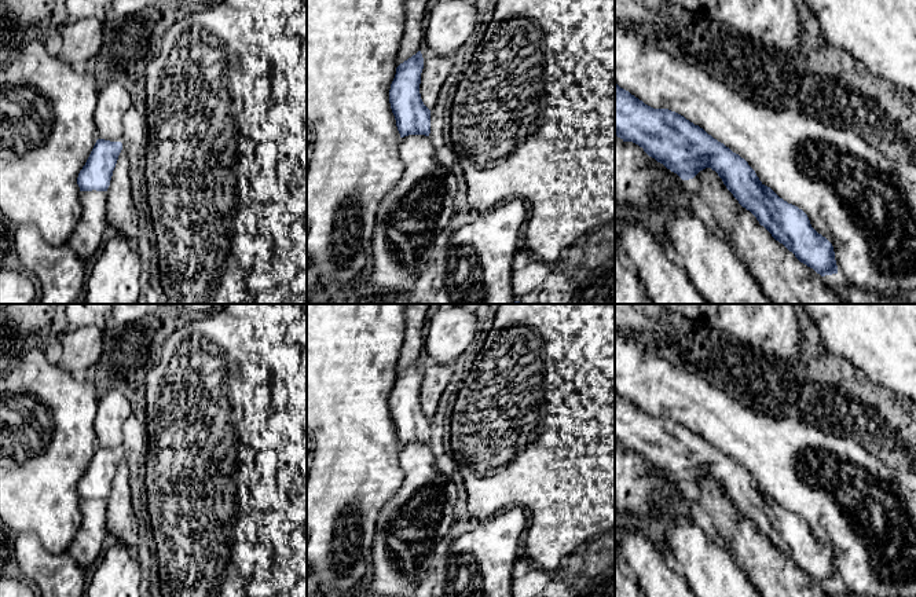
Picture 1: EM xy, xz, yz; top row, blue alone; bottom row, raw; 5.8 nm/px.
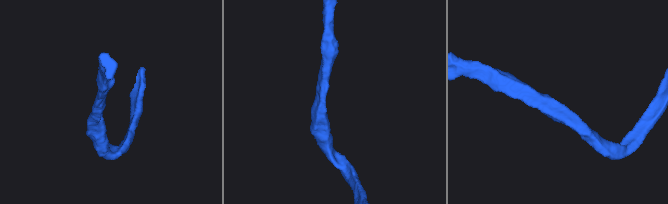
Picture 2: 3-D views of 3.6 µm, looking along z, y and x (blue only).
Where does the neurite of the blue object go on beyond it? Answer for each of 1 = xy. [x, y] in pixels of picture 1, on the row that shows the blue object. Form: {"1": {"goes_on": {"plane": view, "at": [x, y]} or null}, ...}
{"1": {"goes_on": null}}

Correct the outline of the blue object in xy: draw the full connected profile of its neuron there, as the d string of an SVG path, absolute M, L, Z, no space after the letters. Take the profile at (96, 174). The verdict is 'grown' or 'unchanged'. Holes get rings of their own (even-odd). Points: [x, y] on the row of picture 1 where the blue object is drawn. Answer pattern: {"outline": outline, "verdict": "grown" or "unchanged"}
{"outline": "M98 139L78 173L80 191L107 191L121 150L121 142Z", "verdict": "unchanged"}

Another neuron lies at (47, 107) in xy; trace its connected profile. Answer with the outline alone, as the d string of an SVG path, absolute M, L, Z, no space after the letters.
M40 40L28 43L19 51L18 56L7 67L0 70L0 212L17 227L26 223L34 224L44 241L52 246L61 246L66 243L83 215L83 206L80 204L81 191L77 184L77 177L85 165L96 140L99 139L98 127L95 124L95 109L99 89L100 88L98 87L94 74L66 63L59 58L51 56L45 50L44 43Z

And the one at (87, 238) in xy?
M81 191L83 215L66 243L84 263L105 243L107 227L107 191Z

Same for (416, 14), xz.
M404 0L404 32L397 51L397 66L425 47L426 6L428 0Z

